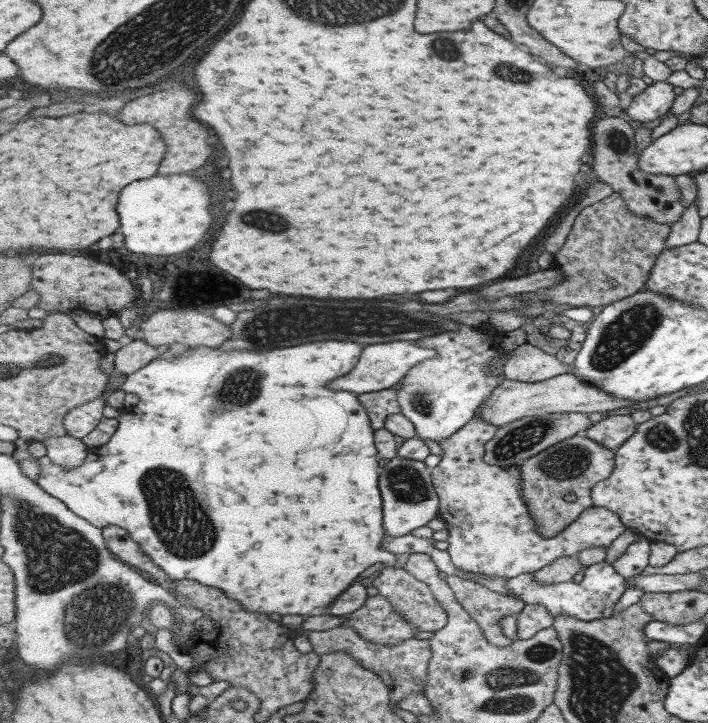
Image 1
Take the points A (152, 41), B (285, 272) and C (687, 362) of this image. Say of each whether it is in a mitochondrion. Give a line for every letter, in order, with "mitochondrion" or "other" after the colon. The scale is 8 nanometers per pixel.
A: mitochondrion
B: other
C: other

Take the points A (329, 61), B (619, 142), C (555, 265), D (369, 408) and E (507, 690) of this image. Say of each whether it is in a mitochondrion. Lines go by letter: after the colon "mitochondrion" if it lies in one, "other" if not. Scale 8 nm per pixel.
A: other
B: mitochondrion
C: other
D: other
E: mitochondrion

